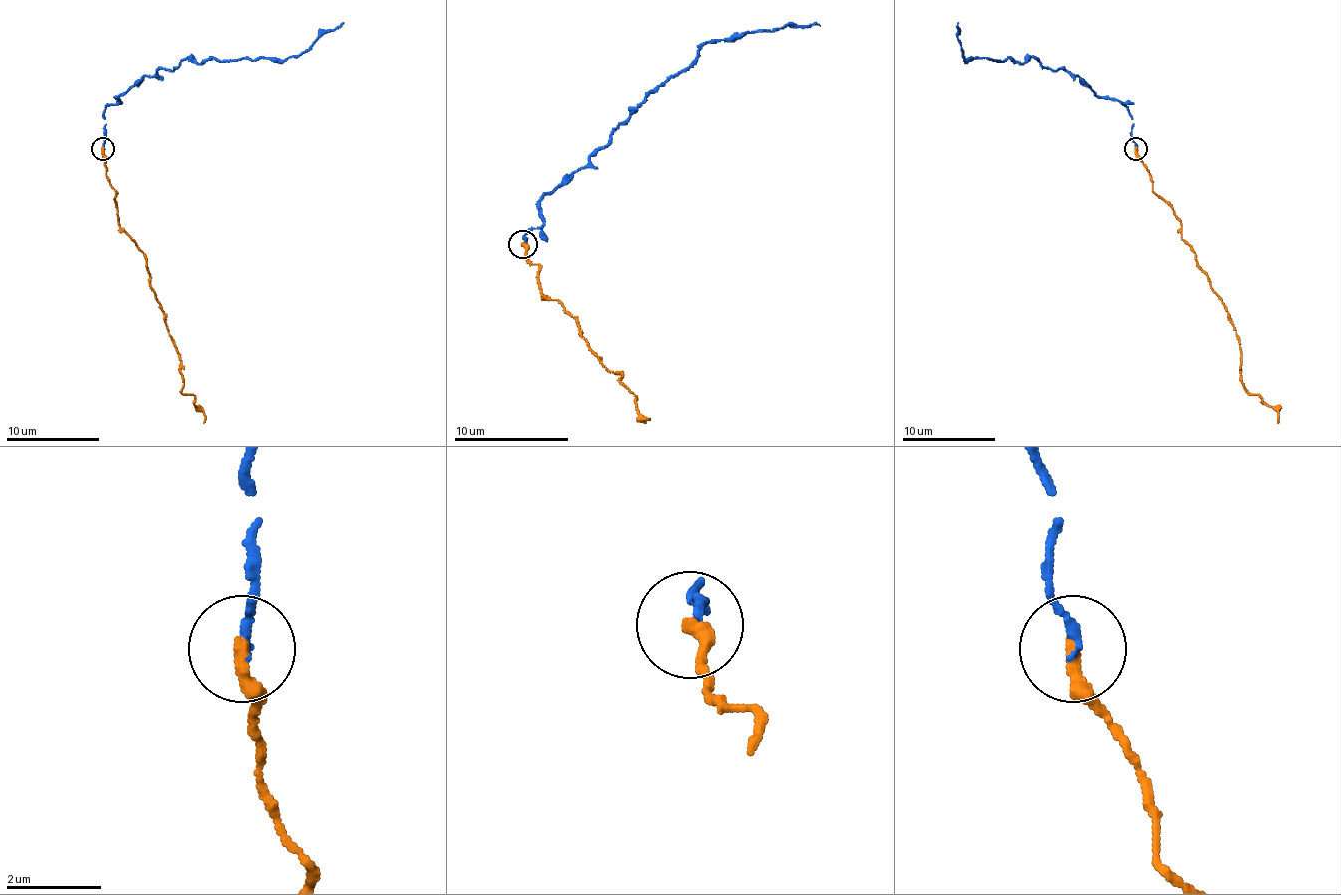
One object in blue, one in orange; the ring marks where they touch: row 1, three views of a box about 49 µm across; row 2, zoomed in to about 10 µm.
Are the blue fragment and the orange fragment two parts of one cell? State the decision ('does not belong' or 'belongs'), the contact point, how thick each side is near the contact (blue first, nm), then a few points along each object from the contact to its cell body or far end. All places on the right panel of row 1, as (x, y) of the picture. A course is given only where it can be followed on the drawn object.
belongs; place (1136, 149); calibres 180 and 320 nm; course blue (1138, 148), (1131, 114), (1119, 100), (1101, 97), (1077, 76), (1029, 58), (973, 60), (964, 56), (959, 23); course orange (1135, 148), (1154, 192), (1172, 209), (1182, 239), (1228, 313), (1240, 343), (1242, 387), (1261, 396), (1279, 422)

